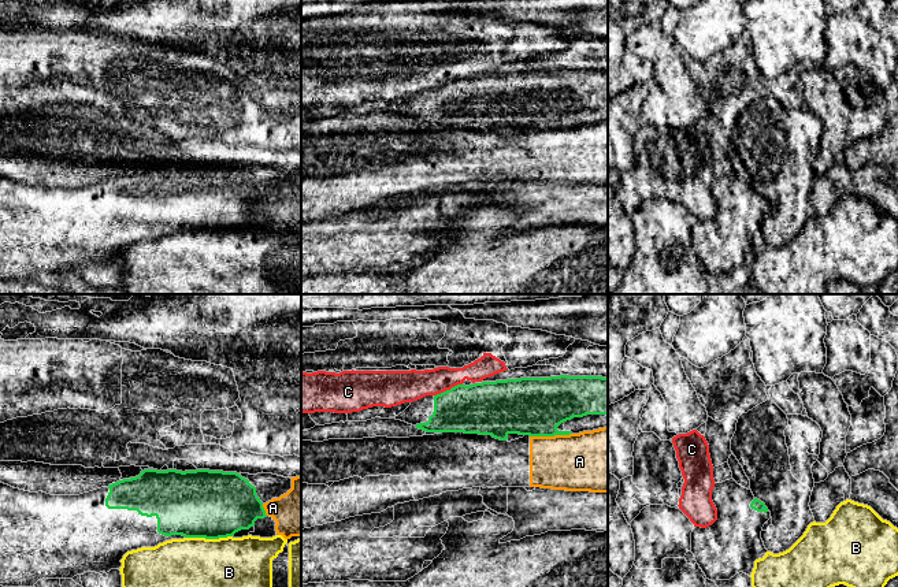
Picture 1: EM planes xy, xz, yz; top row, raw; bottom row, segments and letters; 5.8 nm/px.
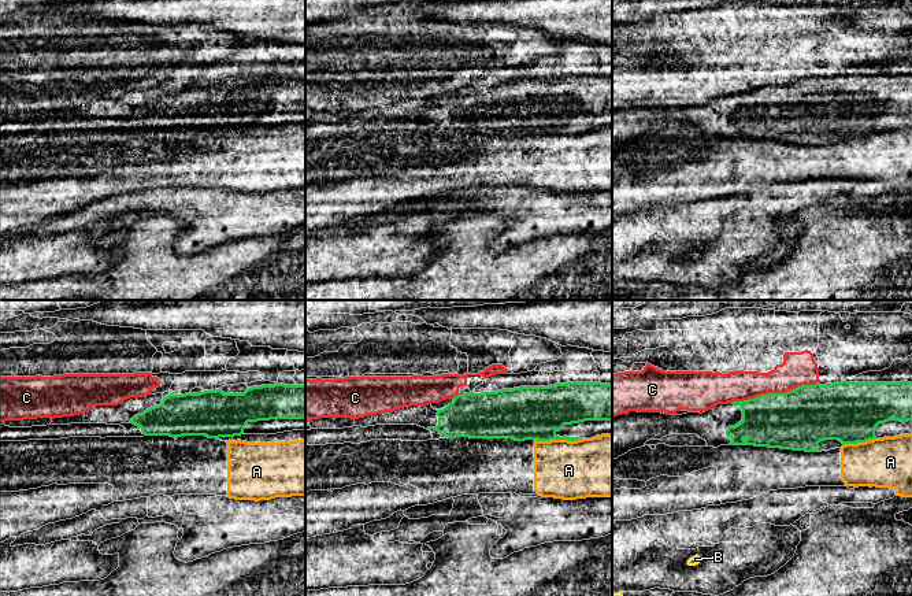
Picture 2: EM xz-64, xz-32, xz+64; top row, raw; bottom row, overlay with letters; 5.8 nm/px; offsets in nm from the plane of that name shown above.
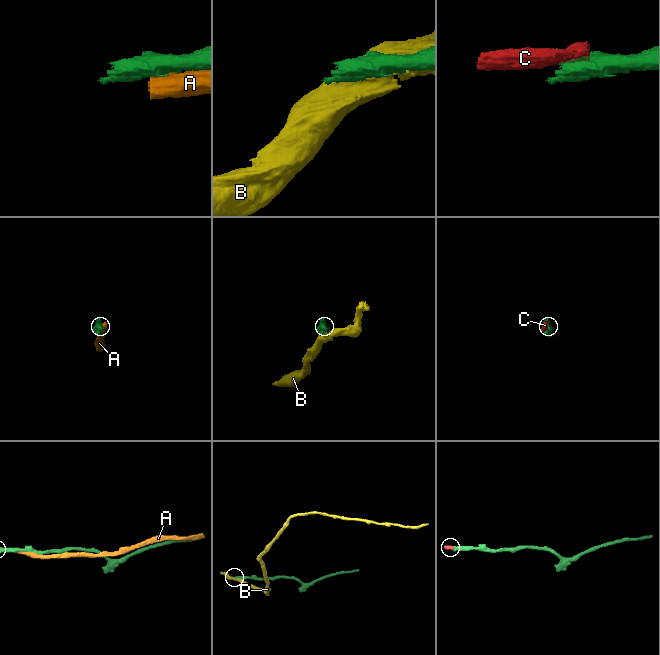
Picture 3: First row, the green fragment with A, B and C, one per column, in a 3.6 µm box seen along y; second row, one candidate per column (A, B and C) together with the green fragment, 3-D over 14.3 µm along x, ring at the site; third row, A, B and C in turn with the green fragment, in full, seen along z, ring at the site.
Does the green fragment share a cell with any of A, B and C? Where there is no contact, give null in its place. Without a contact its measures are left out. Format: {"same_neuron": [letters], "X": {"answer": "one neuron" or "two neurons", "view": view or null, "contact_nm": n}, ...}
{"same_neuron": [], "A": {"answer": "two neurons", "view": "xz", "contact_nm": 240}, "B": {"answer": "two neurons", "view": "xy", "contact_nm": 280}, "C": {"answer": "two neurons", "view": "xz", "contact_nm": 180}}

